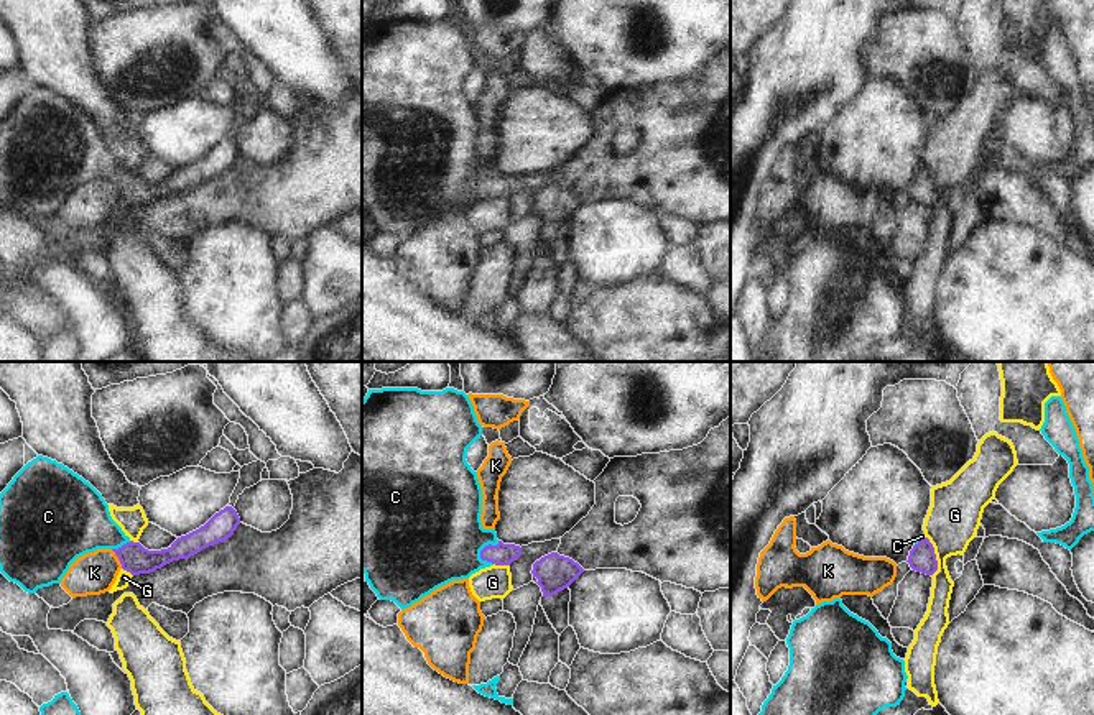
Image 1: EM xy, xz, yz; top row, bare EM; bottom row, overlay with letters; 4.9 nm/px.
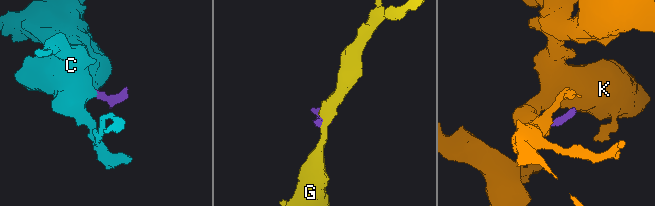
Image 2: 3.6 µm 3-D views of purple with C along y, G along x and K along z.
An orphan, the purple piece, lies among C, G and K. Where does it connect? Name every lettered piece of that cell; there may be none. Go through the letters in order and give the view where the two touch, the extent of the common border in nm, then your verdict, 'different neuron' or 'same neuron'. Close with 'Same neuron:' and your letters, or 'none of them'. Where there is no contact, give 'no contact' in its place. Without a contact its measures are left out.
C: xz | 130 nm | same neuron
G: yz | 200 nm | different neuron
K: xy | 110 nm | different neuron
Same neuron: C

